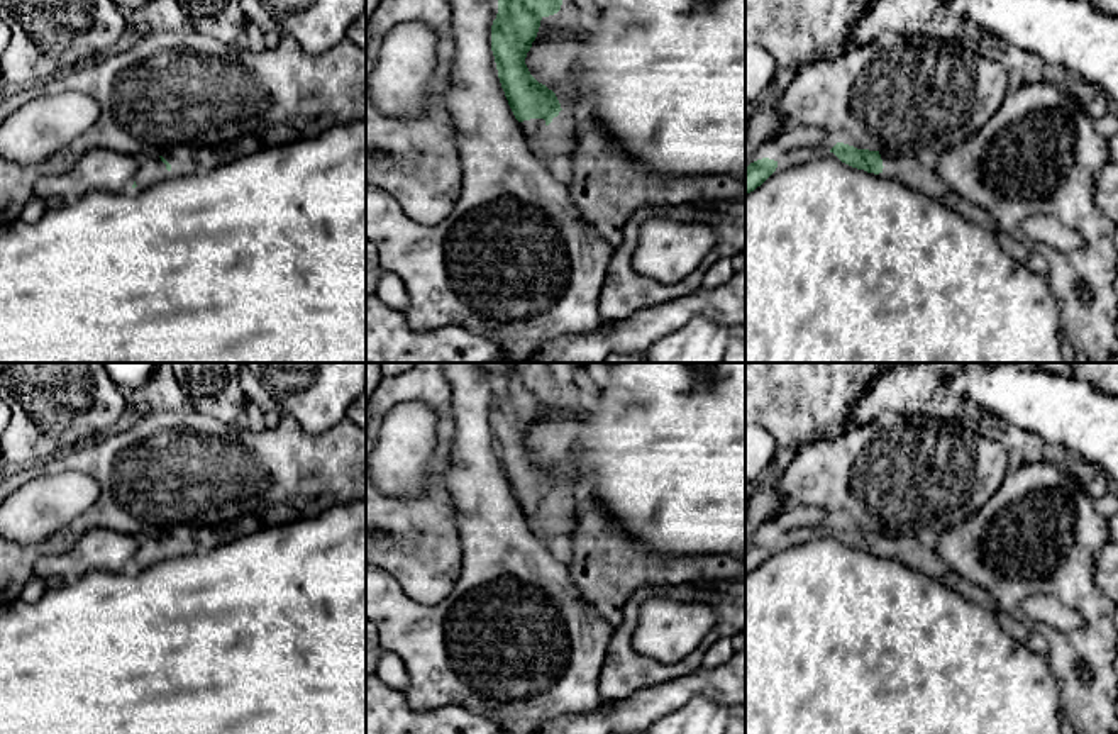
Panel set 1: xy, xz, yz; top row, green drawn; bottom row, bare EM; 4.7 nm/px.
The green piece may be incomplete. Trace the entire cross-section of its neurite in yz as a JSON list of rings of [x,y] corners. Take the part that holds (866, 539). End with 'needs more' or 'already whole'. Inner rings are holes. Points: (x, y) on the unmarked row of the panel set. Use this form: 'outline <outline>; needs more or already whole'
outline [[[837,522],[830,532],[833,532],[842,542],[867,553],[879,554],[893,551],[896,556],[906,558],[915,570],[935,578],[947,588],[962,593],[967,600],[981,603],[991,610],[999,609],[998,602],[986,590],[971,580],[960,578],[950,570],[928,546],[923,536],[891,529],[857,529],[844,522]]]; needs more

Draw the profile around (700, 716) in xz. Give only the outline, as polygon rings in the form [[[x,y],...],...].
[[[695,697],[676,712],[656,720],[644,734],[723,734],[727,719],[725,705]]]

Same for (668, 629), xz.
[[[652,597],[632,632],[632,648],[662,664],[691,654],[715,627],[717,614],[705,603]]]

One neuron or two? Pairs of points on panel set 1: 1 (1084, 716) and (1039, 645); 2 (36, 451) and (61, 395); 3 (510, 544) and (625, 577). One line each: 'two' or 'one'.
1: two
2: one
3: two

